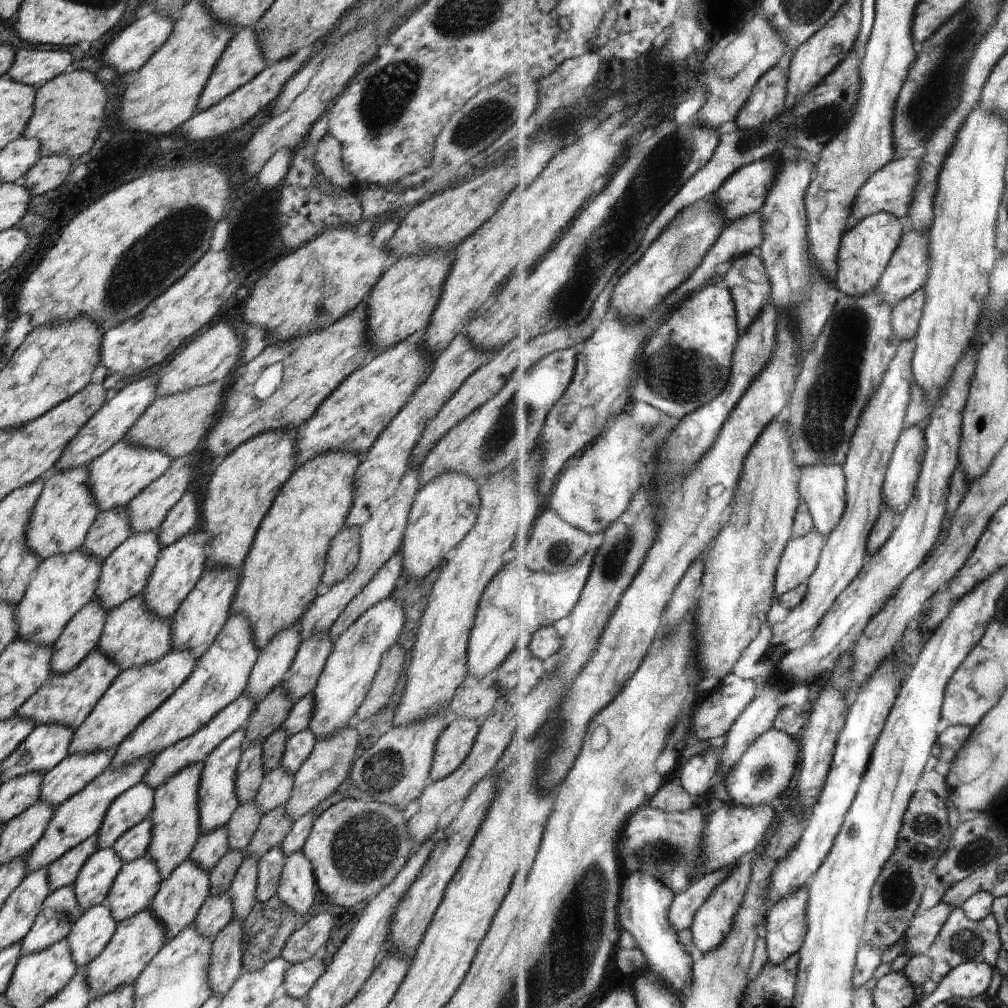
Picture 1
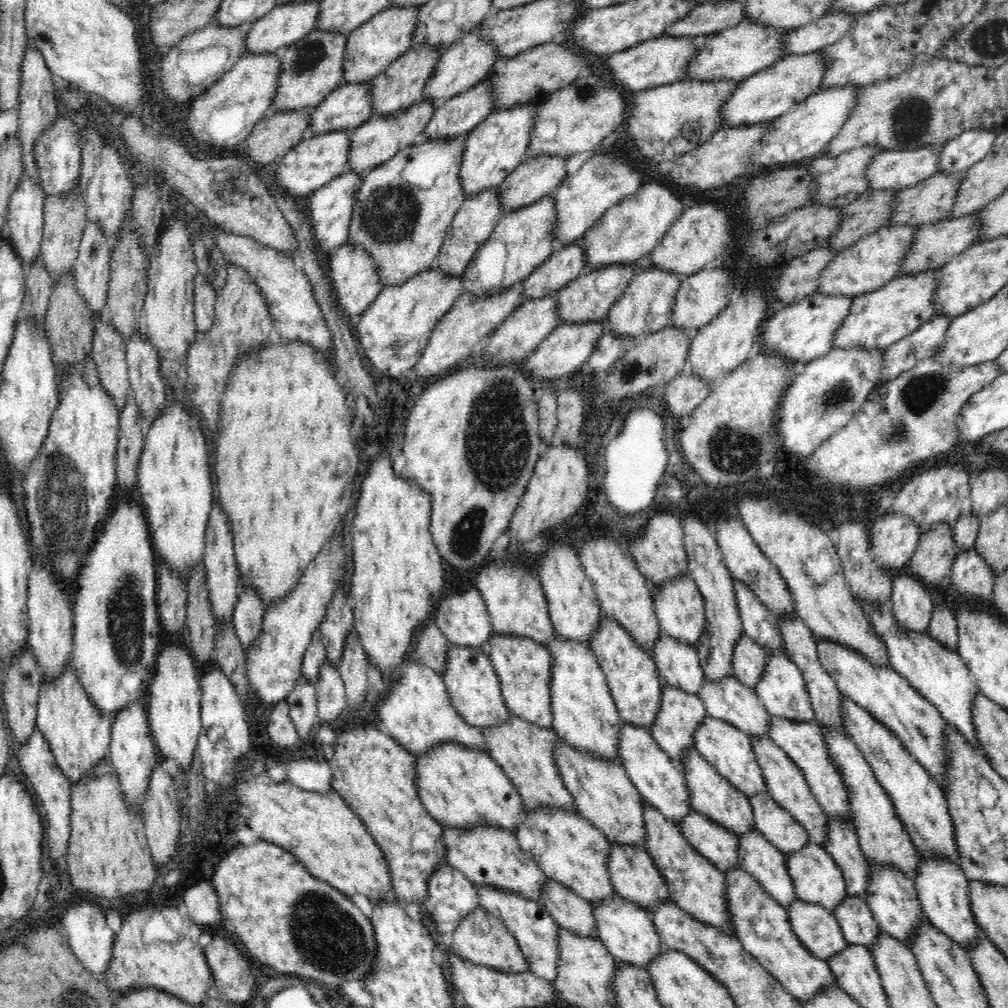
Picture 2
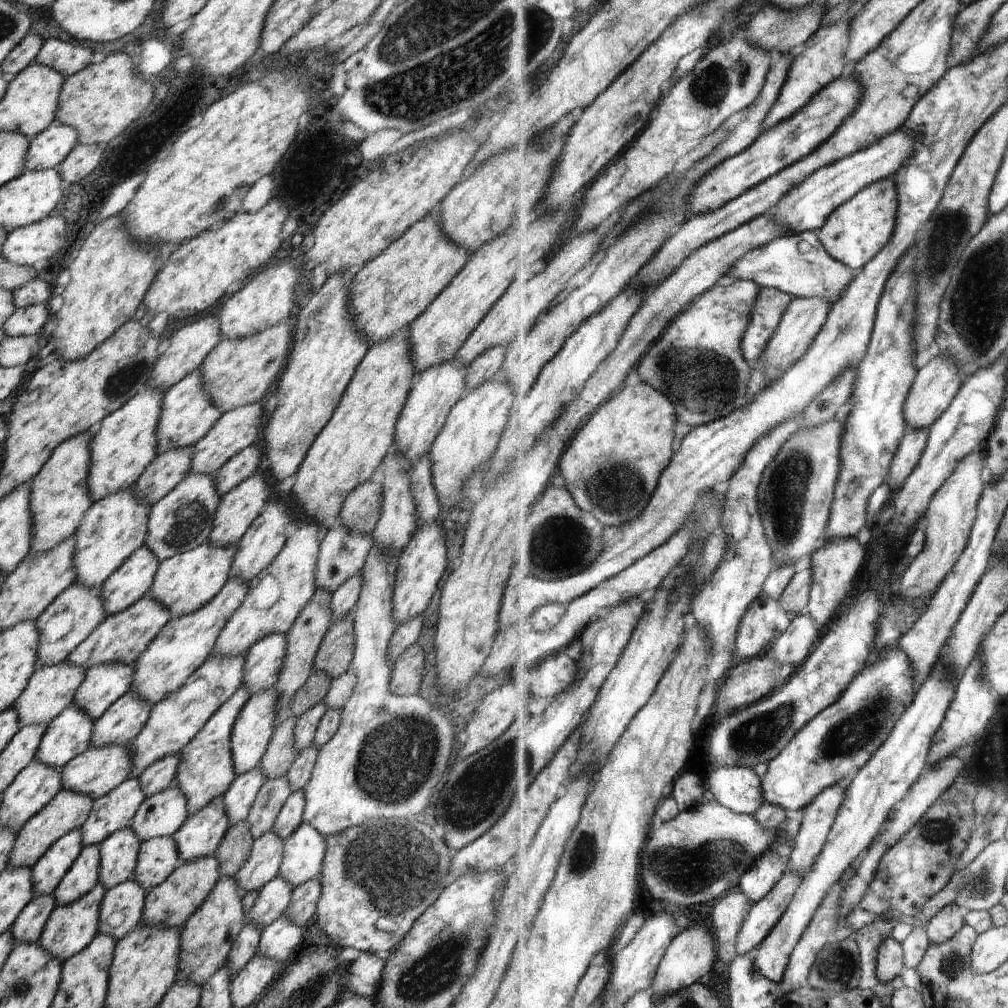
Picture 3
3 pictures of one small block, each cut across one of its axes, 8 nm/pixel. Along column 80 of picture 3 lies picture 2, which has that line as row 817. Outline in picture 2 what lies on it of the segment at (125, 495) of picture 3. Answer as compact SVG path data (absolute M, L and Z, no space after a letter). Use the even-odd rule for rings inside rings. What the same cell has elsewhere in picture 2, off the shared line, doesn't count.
M560 808L526 809L526 816L517 824L514 834L520 850L532 855L548 879L564 885L588 902L616 895L607 873L611 844L599 828L580 814Z

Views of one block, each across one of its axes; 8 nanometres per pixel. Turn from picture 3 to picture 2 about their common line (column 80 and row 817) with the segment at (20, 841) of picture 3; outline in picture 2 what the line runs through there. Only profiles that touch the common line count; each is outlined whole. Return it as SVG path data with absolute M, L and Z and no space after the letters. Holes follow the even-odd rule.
M752 735L751 745L756 755L756 762L762 769L768 794L772 795L772 799L781 808L788 810L790 815L808 831L809 843L823 847L824 842L828 840L827 823L829 816L824 813L824 810L816 801L816 796L810 792L810 787L808 787L806 778L802 775L800 768L779 746L774 744L769 736L758 737Z

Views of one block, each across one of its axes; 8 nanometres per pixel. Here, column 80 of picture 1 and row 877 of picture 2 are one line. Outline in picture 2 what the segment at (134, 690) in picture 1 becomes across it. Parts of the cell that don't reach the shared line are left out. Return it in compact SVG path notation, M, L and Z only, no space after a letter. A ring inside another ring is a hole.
M732 867L725 872L725 899L728 913L732 917L735 937L776 980L786 992L805 1003L822 987L836 983L836 977L824 959L816 958L801 943L791 929L788 911L773 899L762 885L740 867Z

